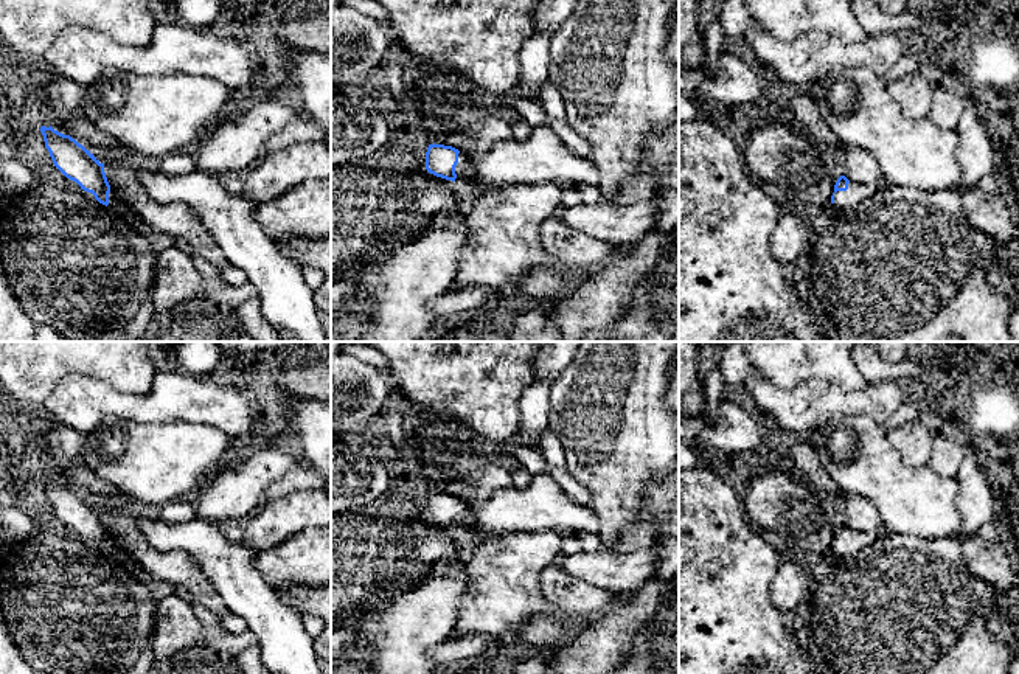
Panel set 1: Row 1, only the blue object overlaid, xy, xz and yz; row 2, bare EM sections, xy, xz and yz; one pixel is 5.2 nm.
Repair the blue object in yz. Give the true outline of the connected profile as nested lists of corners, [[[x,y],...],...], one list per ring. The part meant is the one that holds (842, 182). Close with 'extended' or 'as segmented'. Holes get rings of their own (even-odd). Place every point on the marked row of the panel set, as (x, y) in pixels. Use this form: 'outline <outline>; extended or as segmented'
outline [[[840,175],[834,185],[834,193],[831,196],[831,203],[836,208],[854,208],[862,200],[876,194],[879,185],[859,185],[850,182],[845,175]]]; extended

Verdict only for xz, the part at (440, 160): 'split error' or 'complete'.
split error

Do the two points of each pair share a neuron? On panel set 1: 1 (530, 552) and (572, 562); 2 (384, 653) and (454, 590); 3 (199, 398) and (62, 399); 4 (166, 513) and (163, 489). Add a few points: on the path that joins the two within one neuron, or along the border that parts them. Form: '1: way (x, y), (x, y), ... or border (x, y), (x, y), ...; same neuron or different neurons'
1: border (563, 555), (553, 564); different neurons
2: way (401, 635), (437, 600); same neuron
3: way (165, 403), (115, 404), (97, 401); same neuron
4: border (188, 497), (179, 497), (160, 507); different neurons

